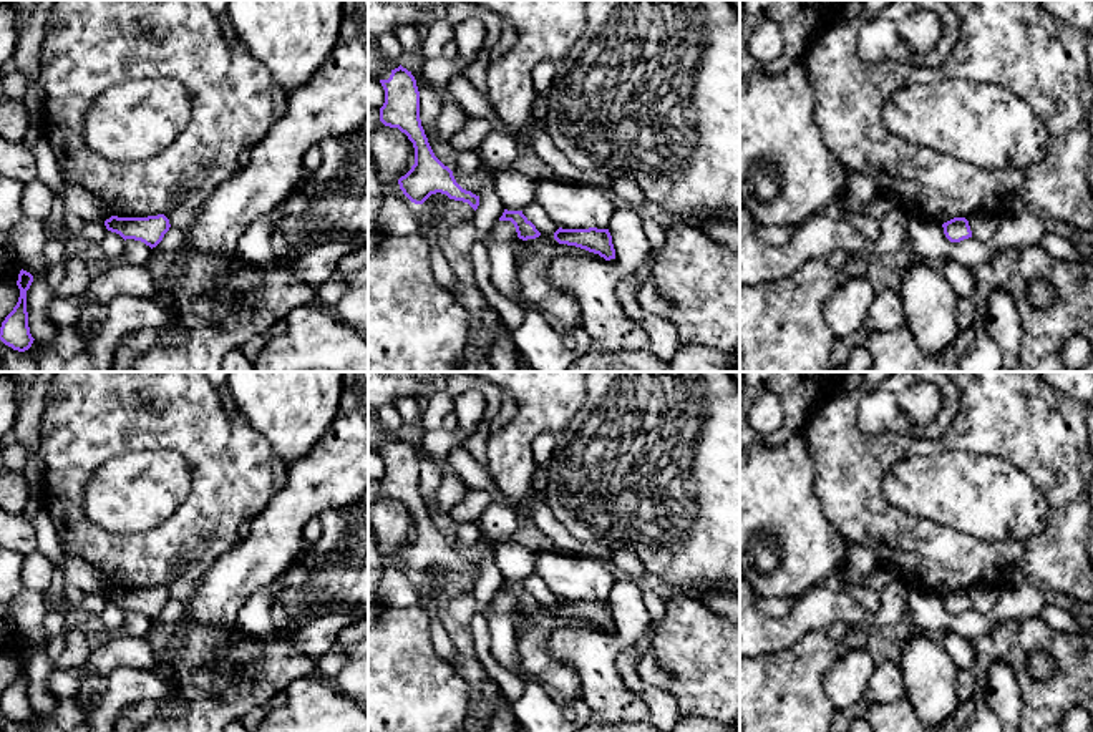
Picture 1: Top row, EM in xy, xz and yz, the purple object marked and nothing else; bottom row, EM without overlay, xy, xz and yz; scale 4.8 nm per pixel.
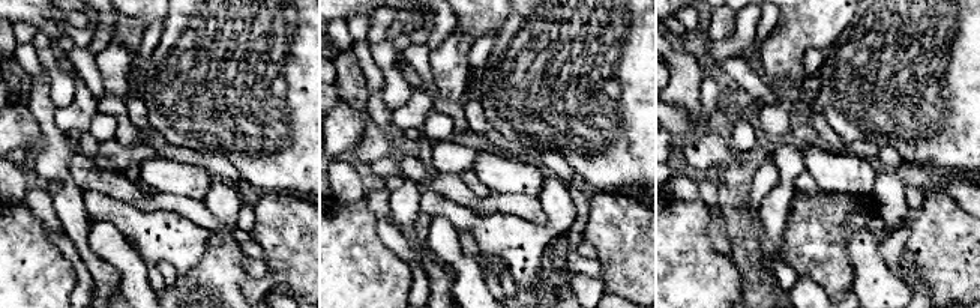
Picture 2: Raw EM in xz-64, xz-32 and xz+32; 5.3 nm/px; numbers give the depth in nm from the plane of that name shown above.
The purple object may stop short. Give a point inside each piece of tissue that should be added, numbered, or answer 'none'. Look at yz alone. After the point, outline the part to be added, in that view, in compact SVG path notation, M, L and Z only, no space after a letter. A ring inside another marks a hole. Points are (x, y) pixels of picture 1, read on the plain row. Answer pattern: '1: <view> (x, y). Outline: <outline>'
none

